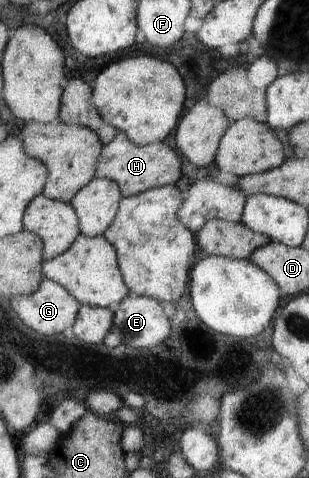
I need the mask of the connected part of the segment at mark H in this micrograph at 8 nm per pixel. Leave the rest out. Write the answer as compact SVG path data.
M117 131L112 142L103 145L95 176L113 180L120 187L121 195L129 197L148 189L174 185L181 176L181 159L166 142L138 146L124 132Z

